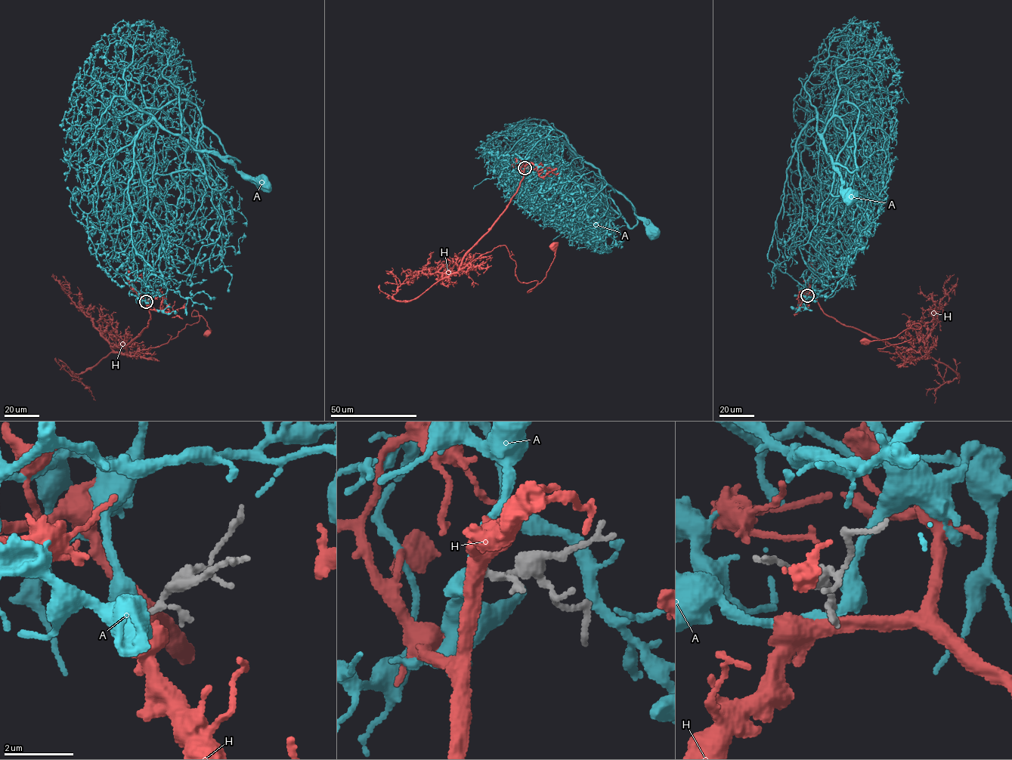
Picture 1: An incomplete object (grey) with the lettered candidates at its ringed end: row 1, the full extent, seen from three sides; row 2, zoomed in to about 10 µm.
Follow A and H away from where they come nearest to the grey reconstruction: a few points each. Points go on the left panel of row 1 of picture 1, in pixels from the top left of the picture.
A: (146, 301), (143, 280), (176, 215), (179, 166), (190, 143), (181, 115), (188, 144), (265, 184)
H: (146, 301), (149, 324), (126, 347), (128, 354), (168, 342), (199, 316), (210, 332)

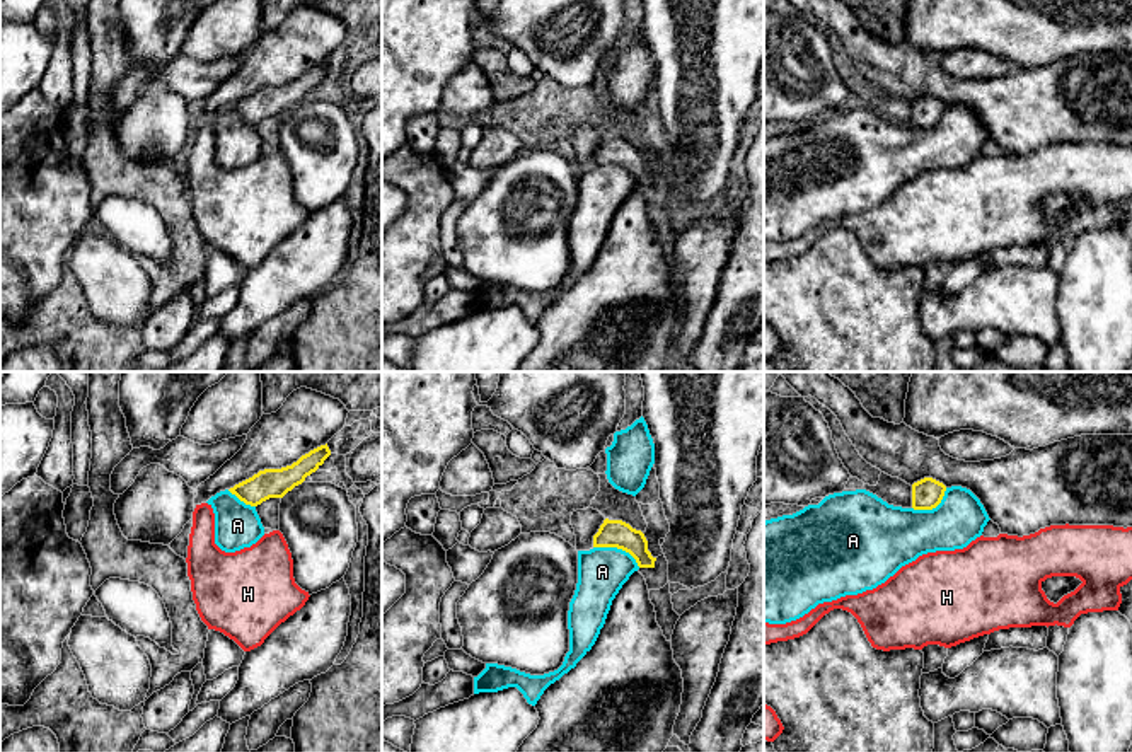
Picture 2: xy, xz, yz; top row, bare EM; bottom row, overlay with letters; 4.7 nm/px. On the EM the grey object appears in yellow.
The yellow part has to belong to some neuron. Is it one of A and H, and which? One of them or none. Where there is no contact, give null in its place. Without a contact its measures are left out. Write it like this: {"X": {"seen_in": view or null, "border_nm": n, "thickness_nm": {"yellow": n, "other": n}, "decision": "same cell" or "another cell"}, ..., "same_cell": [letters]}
{"A": {"seen_in": "xz", "border_nm": 240, "thickness_nm": {"yellow": 130, "other": 240}, "decision": "another cell"}, "H": {"seen_in": null, "decision": "same cell"}, "same_cell": ["H"]}

